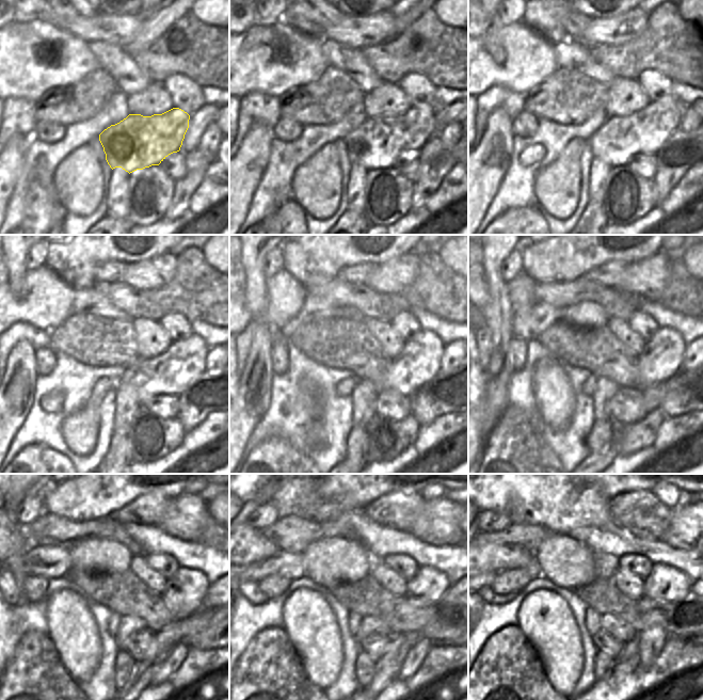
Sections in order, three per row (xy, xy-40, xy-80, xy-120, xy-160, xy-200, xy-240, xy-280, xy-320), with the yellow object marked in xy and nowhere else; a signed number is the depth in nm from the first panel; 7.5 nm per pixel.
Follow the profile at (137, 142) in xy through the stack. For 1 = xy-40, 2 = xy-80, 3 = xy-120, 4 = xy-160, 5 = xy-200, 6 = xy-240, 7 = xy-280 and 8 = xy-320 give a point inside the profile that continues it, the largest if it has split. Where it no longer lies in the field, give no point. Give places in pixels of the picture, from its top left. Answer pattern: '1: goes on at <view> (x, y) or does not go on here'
1: goes on at xy-40 (379, 141)
2: goes on at xy-80 (619, 139)
3: goes on at xy-120 (182, 363)
4: goes on at xy-160 (419, 362)
5: goes on at xy-200 (661, 358)
6: goes on at xy-240 (185, 593)
7: goes on at xy-280 (429, 585)
8: goes on at xy-320 (667, 584)

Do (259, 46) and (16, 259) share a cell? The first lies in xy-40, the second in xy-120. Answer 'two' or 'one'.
two

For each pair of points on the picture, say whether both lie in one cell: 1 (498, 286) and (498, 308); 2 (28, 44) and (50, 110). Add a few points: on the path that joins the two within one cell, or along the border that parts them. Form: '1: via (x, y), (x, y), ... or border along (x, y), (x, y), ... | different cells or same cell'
1: via (498, 291), (498, 303) | same cell
2: border along (67, 85), (49, 88), (35, 101) | different cells

